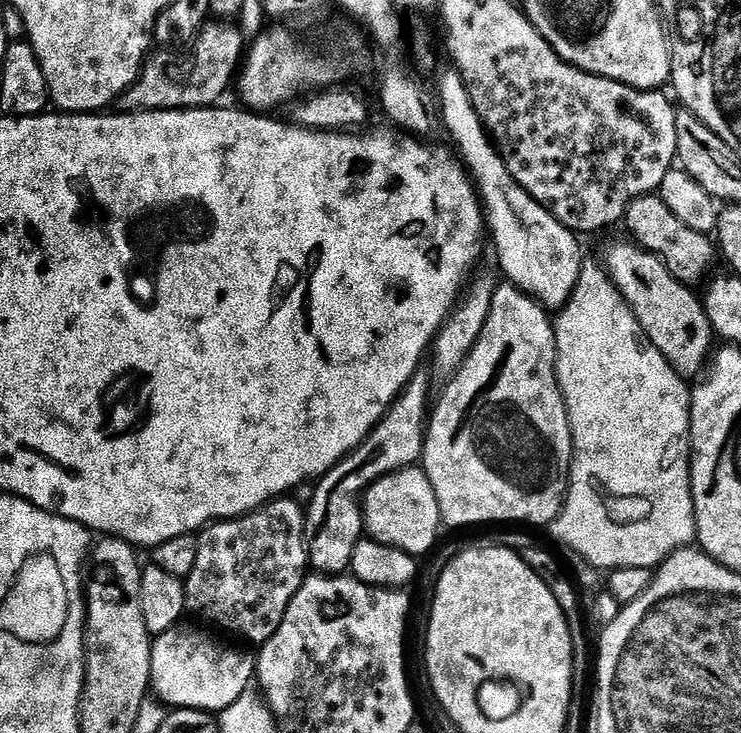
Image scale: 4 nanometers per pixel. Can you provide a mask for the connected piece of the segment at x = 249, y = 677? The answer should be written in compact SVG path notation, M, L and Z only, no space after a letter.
M177 626L158 638L158 688L160 698L170 708L202 709L219 714L228 709L251 687L255 679L256 659L253 653L223 649L208 635Z

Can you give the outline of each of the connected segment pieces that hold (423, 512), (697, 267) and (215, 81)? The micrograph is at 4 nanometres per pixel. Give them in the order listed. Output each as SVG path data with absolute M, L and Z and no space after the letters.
M413 466L403 468L397 472L390 472L387 476L376 480L362 496L362 511L364 513L364 531L369 537L386 546L394 546L406 554L423 558L436 544L440 536L442 521L438 498L434 494L434 486L430 486L430 478L424 473L423 467Z
M653 194L639 196L637 200L632 200L622 224L623 227L628 227L628 232L632 235L629 237L647 252L657 256L666 266L666 270L670 270L670 274L678 278L678 282L697 286L696 284L702 283L703 285L709 279L708 271L715 266L716 260L718 261L718 248L713 237L707 232L699 232L686 226L682 218L672 213L671 206L663 196Z
M209 22L196 37L194 46L187 50L153 51L144 61L138 79L120 97L119 107L126 112L157 112L171 108L210 108L219 105L223 101L220 99L224 91L231 84L233 87L234 77L245 55L246 41L235 23Z

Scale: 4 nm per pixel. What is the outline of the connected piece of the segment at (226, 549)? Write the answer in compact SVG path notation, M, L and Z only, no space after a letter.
M277 498L263 504L254 512L247 512L234 520L218 520L208 525L196 536L198 559L194 570L190 570L184 581L186 590L186 609L200 620L241 636L253 646L265 644L274 630L282 626L282 618L298 590L303 586L310 572L308 562L308 537L306 535L306 512L292 498Z

